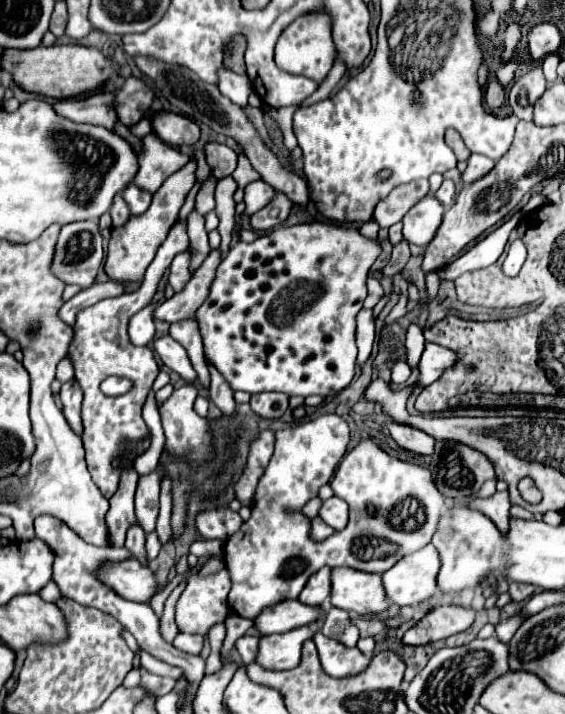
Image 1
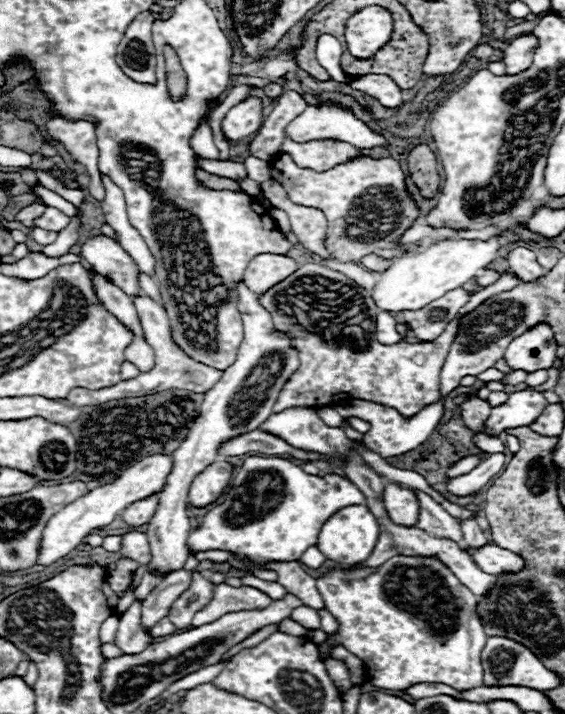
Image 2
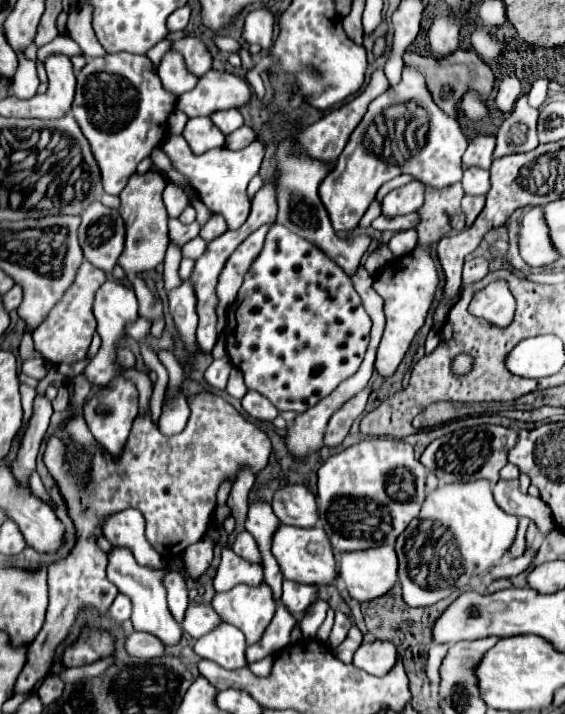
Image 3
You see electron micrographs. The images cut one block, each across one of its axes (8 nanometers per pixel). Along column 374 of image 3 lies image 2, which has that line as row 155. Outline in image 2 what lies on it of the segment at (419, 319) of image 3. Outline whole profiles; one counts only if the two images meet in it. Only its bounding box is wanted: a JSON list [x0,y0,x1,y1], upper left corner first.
[270,154,418,262]

